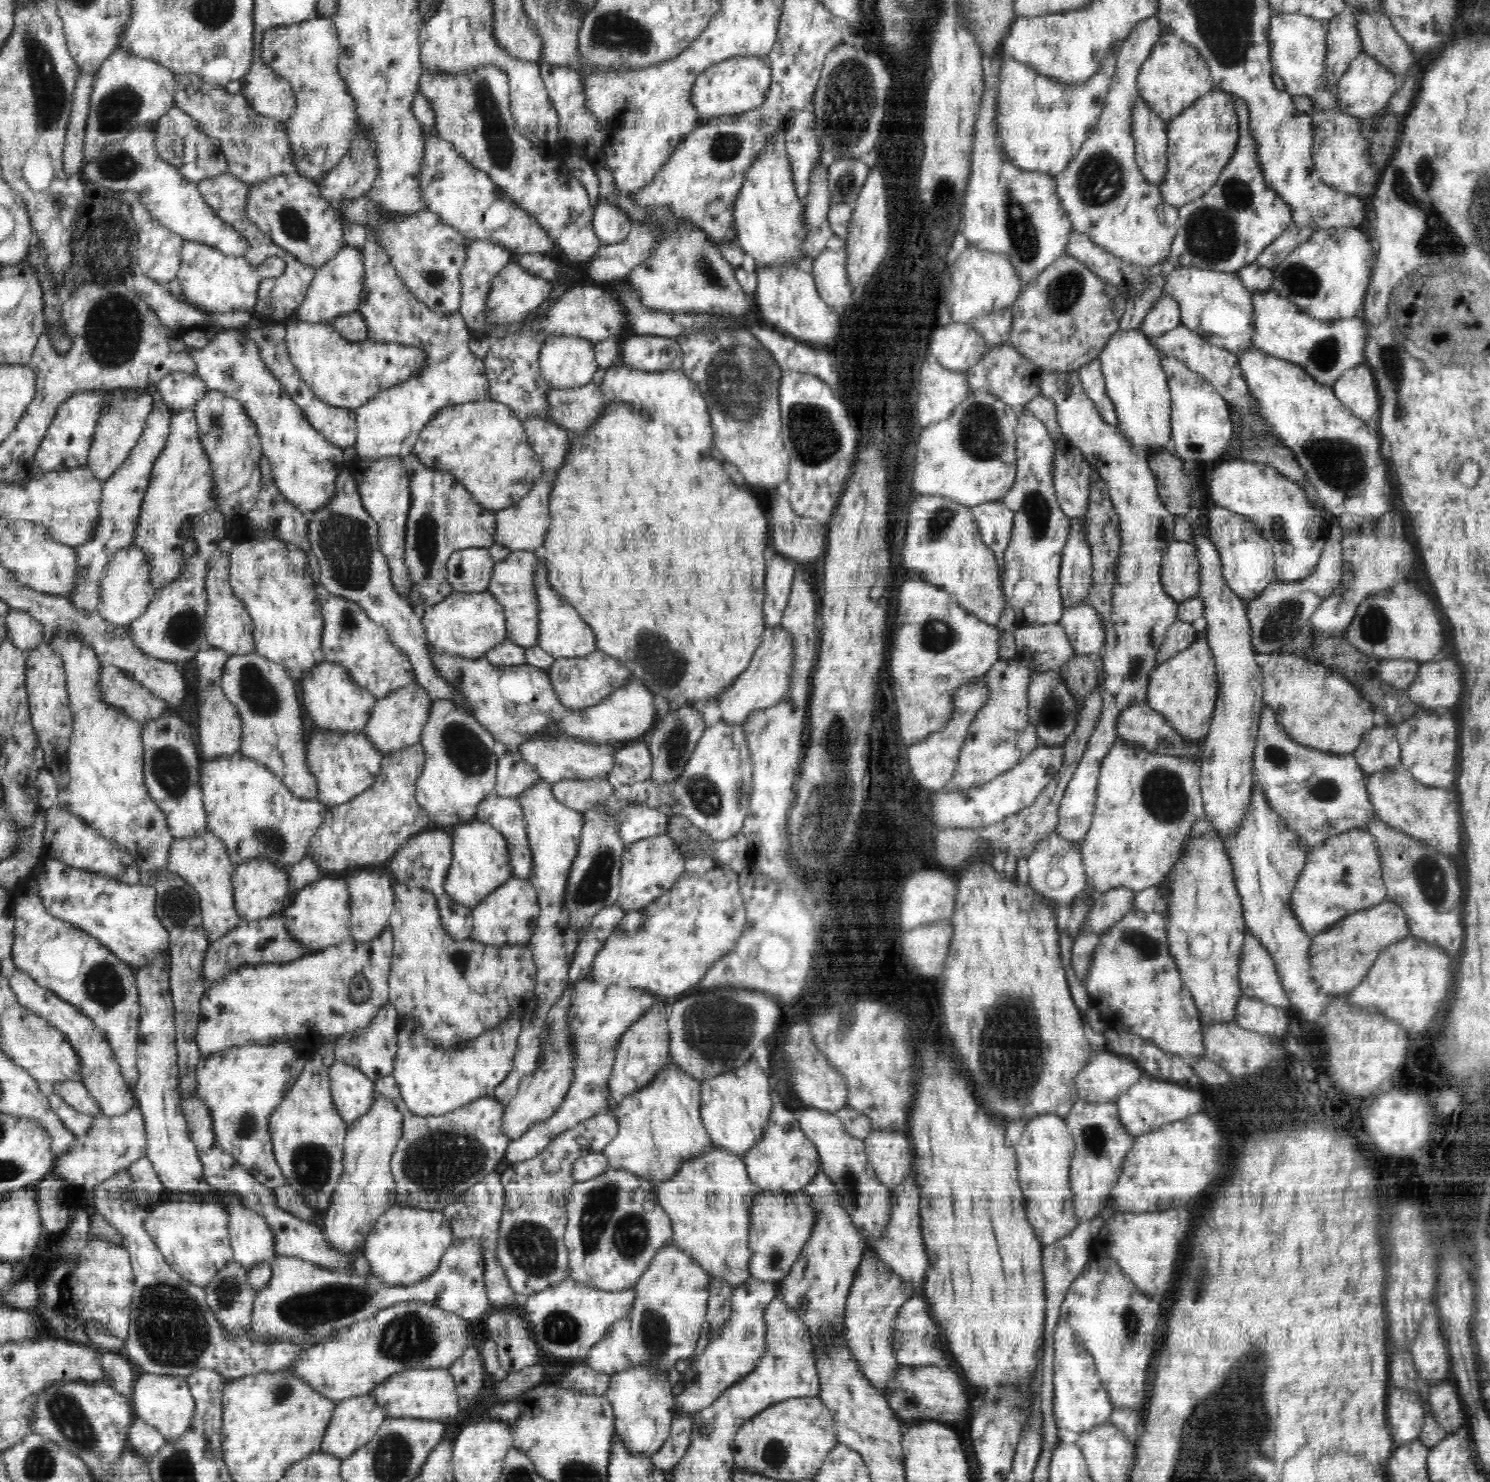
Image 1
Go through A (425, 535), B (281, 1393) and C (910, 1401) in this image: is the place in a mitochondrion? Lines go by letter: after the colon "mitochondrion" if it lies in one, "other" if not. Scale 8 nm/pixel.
A: mitochondrion
B: mitochondrion
C: other

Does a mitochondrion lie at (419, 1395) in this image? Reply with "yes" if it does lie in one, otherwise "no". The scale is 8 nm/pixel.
no

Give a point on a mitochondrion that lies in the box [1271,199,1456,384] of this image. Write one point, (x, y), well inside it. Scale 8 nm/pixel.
(1297, 279)

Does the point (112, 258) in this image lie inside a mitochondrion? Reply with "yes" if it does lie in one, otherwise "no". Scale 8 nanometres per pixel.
yes

